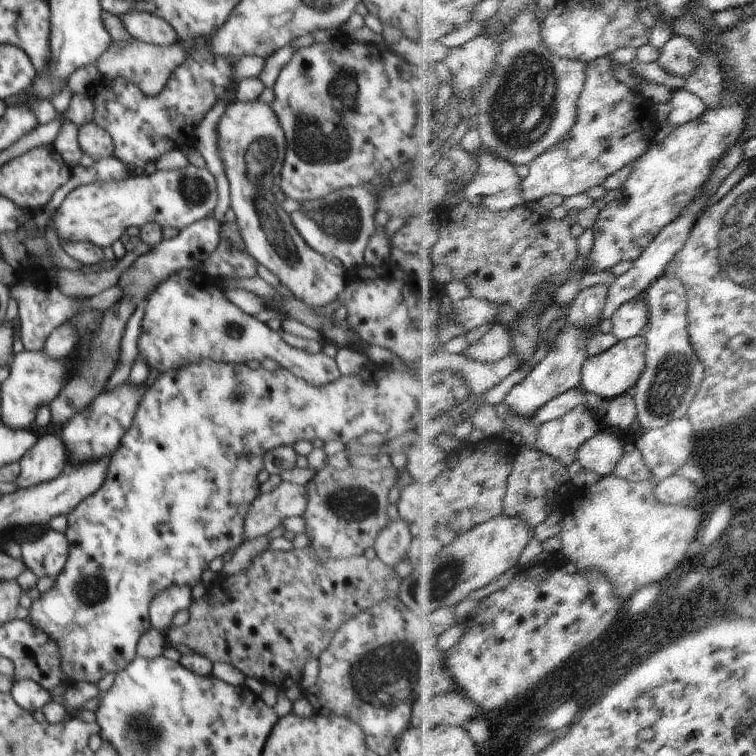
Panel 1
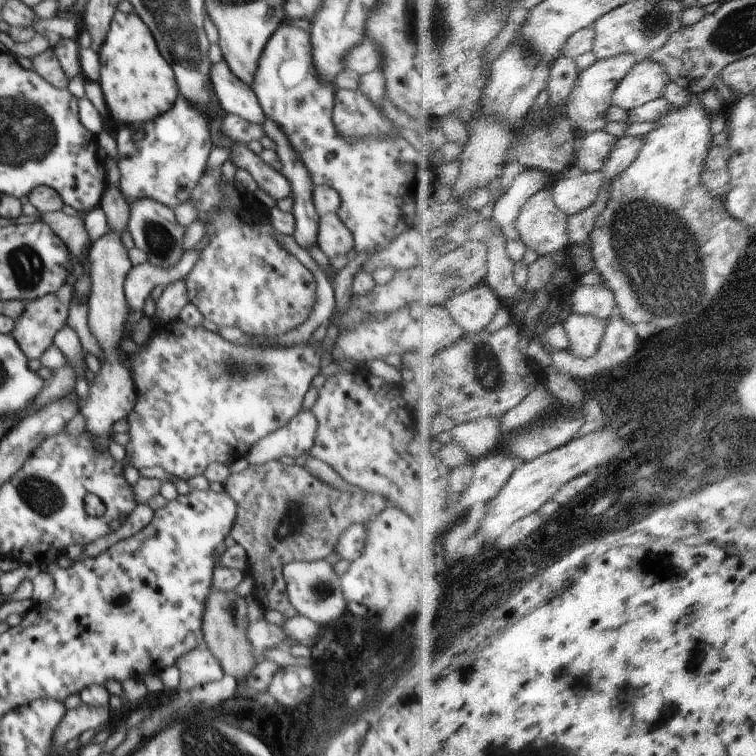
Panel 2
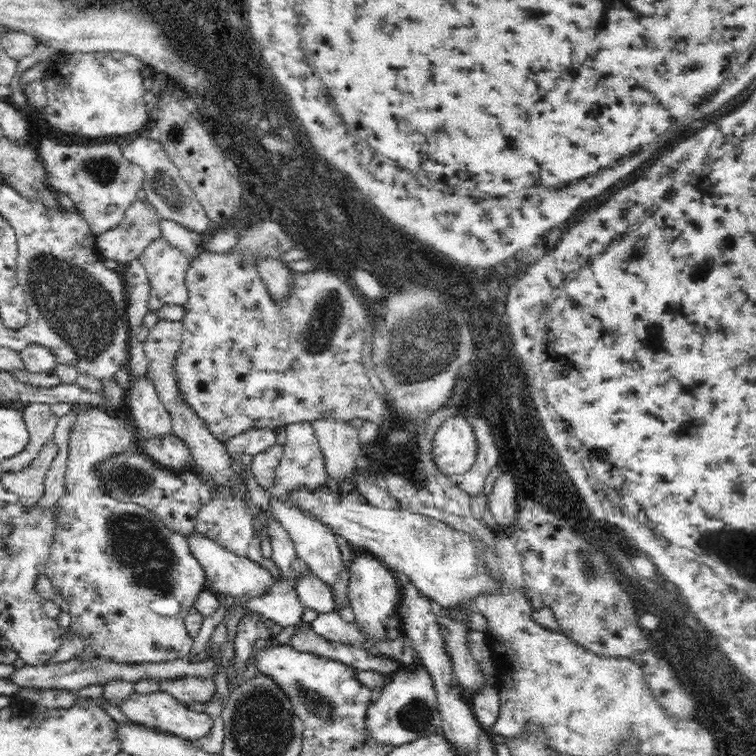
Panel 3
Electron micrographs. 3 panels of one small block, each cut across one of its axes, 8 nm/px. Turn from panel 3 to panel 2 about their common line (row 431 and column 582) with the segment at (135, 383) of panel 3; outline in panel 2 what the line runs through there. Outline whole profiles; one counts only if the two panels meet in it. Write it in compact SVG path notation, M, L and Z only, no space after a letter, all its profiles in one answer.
M601 130L585 138L577 139L578 162L580 172L603 171L610 160L610 154L616 150L621 138L610 134L608 130Z

